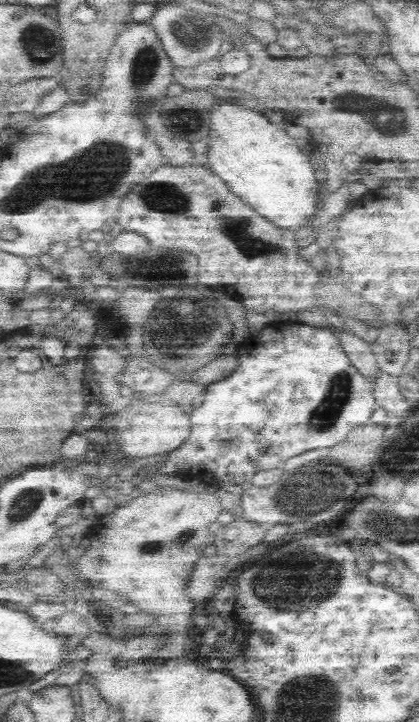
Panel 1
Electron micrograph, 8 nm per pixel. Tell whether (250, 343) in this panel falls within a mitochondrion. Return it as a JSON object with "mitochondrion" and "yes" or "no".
{"mitochondrion":"no"}

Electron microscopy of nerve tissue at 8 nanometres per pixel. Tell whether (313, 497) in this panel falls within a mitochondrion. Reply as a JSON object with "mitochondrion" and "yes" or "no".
{"mitochondrion":"yes"}

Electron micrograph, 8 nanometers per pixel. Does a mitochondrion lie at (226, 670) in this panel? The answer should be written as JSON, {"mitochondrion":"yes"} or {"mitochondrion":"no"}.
{"mitochondrion":"no"}

